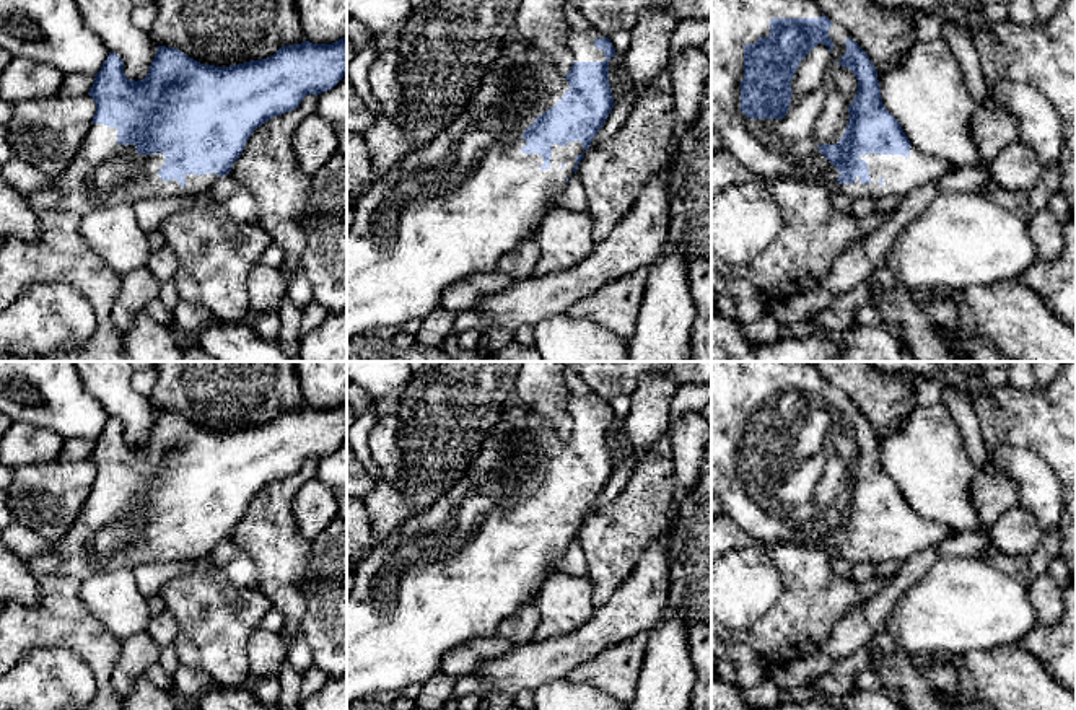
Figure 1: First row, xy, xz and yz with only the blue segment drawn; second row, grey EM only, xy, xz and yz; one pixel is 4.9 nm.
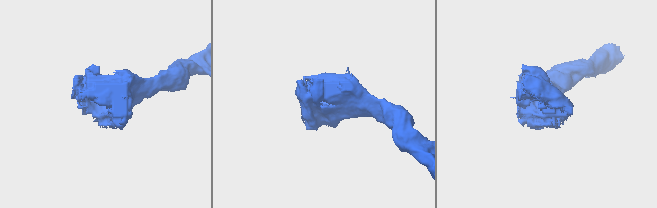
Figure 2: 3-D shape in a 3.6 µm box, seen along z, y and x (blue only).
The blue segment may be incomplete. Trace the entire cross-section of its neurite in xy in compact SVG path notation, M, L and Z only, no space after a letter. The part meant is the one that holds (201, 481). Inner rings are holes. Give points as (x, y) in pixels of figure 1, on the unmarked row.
M347 401L332 409L303 405L283 410L272 422L230 432L203 430L179 414L158 410L148 440L138 446L129 445L122 423L109 417L88 458L96 467L93 490L83 505L88 513L78 516L67 534L54 544L54 555L33 557L26 560L26 567L34 576L60 573L85 581L96 573L208 555L218 542L230 539L257 492L296 474L308 459L317 461L332 454L345 440Z

